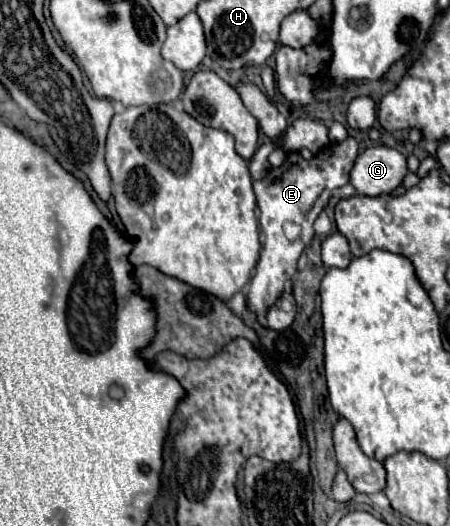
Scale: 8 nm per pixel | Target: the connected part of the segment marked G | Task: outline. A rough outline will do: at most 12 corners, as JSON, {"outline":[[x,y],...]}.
{"outline":[[398,149],[358,155],[350,183],[360,195],[394,191],[406,173]]}

